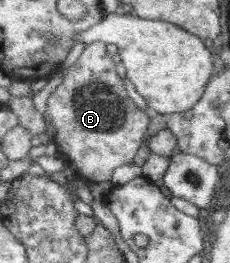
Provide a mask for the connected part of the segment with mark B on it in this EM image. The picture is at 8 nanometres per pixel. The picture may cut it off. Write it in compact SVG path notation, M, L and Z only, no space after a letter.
M104 42L87 43L82 55L73 66L65 70L62 84L52 94L48 94L48 111L45 115L50 124L50 141L59 146L63 157L72 161L78 168L81 180L89 183L108 182L118 166L130 164L138 148L145 141L149 118L128 97L123 80L118 77L112 55Z

